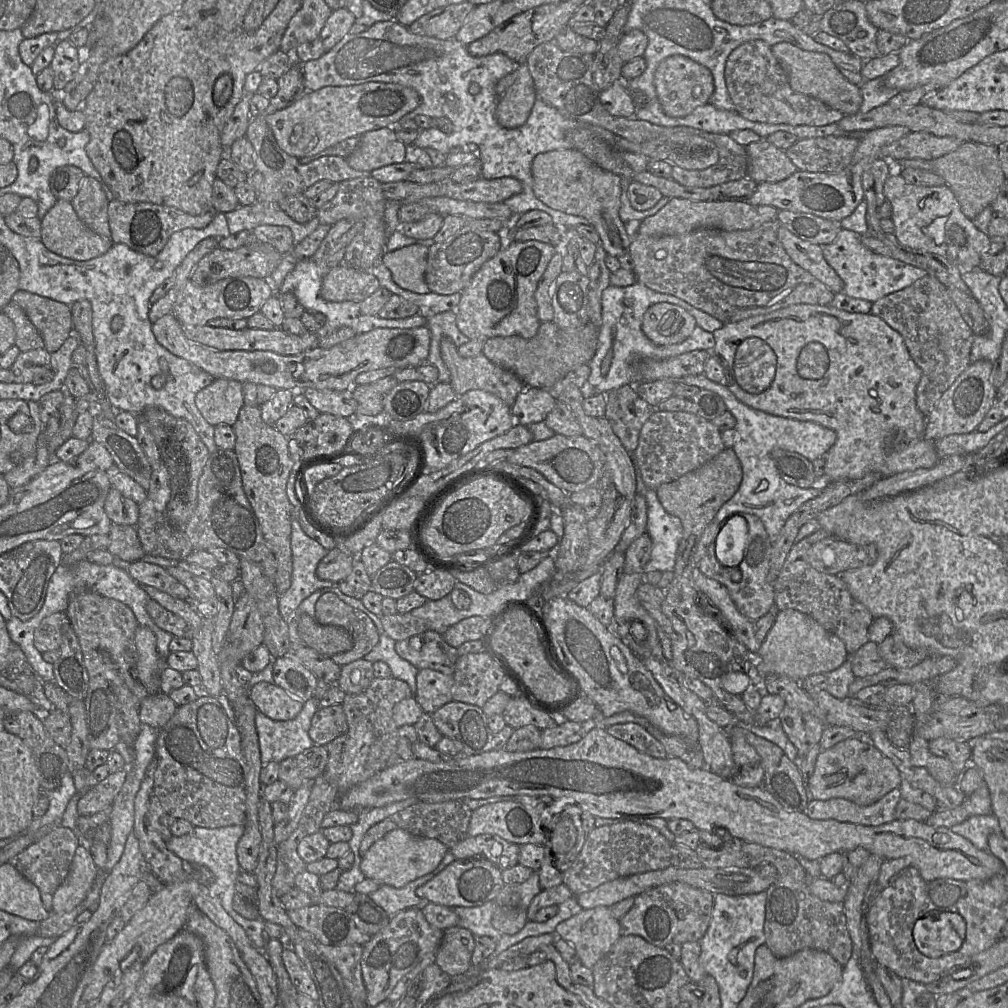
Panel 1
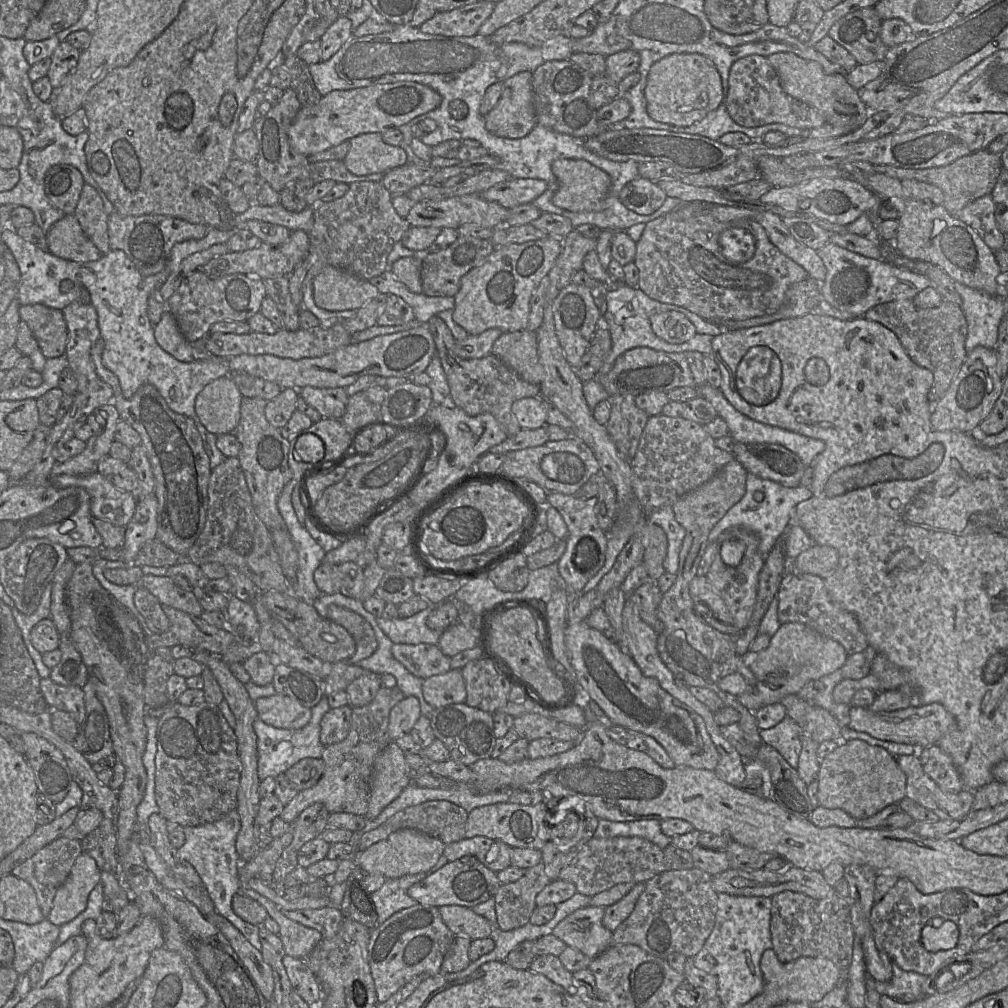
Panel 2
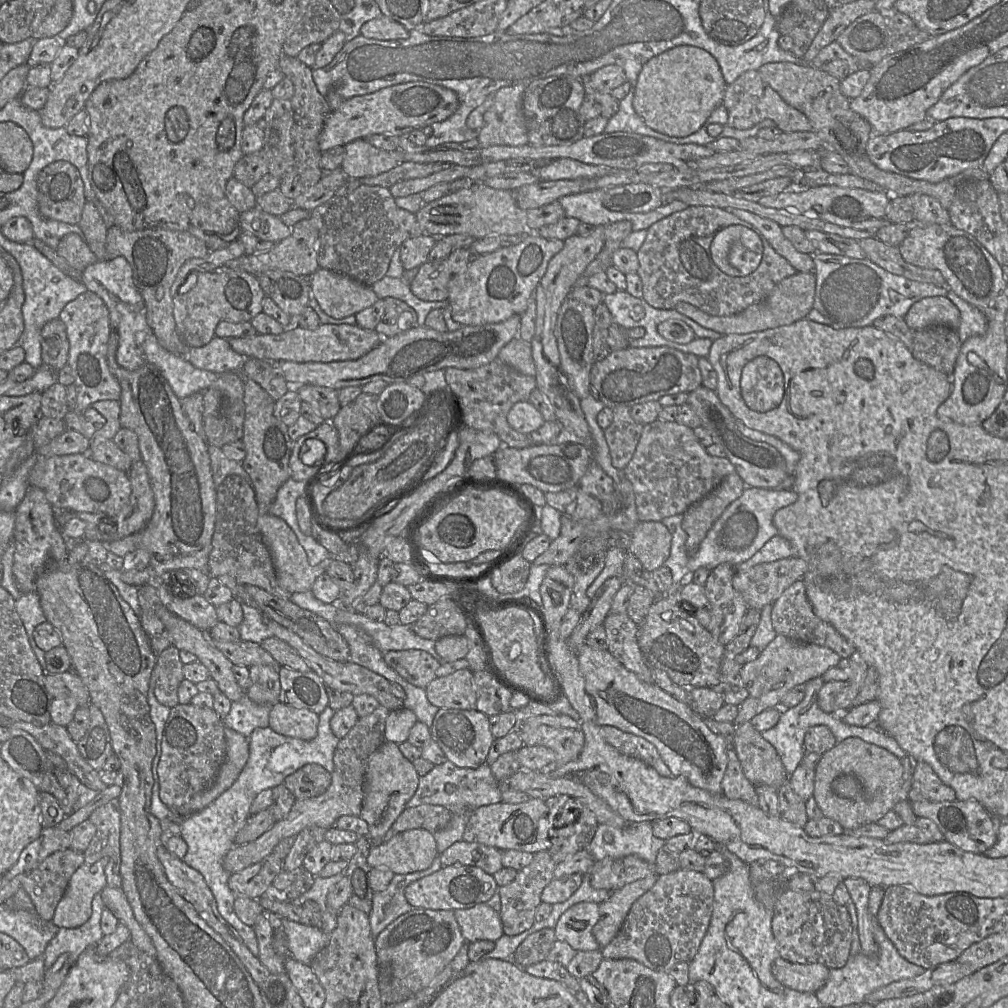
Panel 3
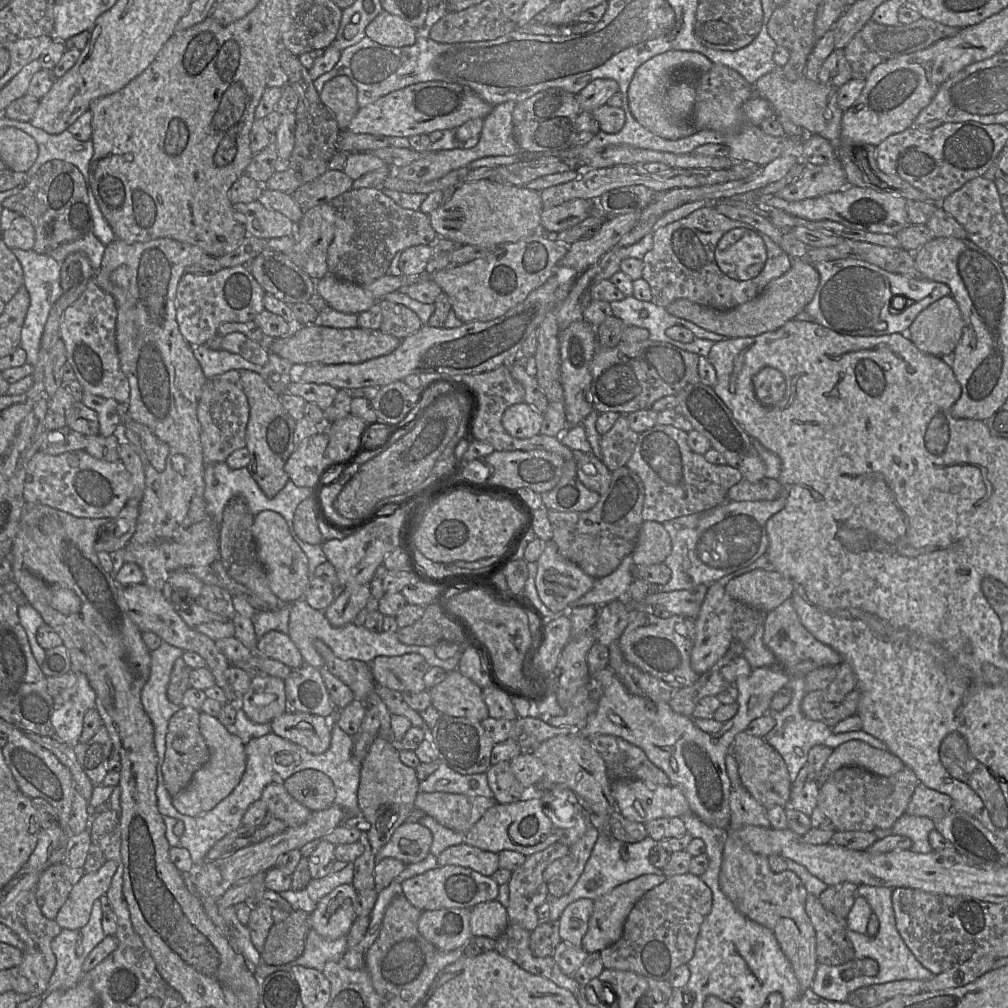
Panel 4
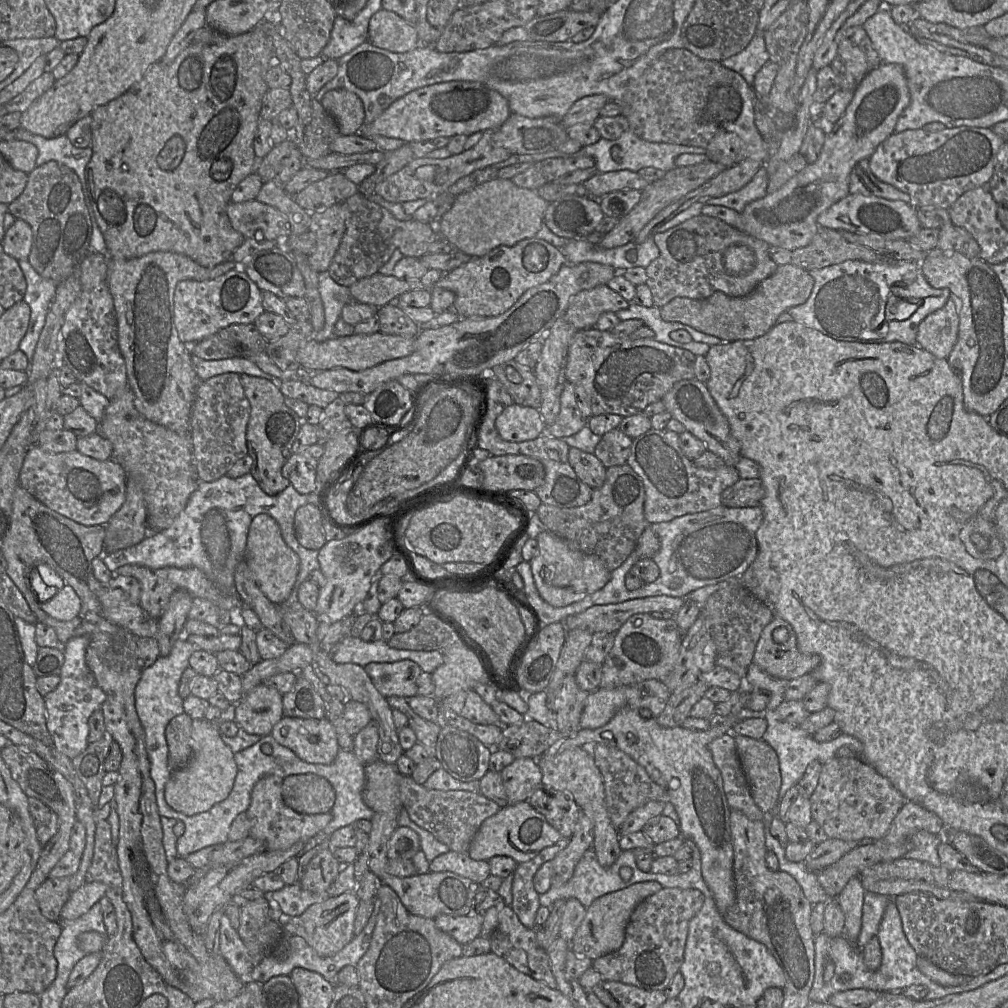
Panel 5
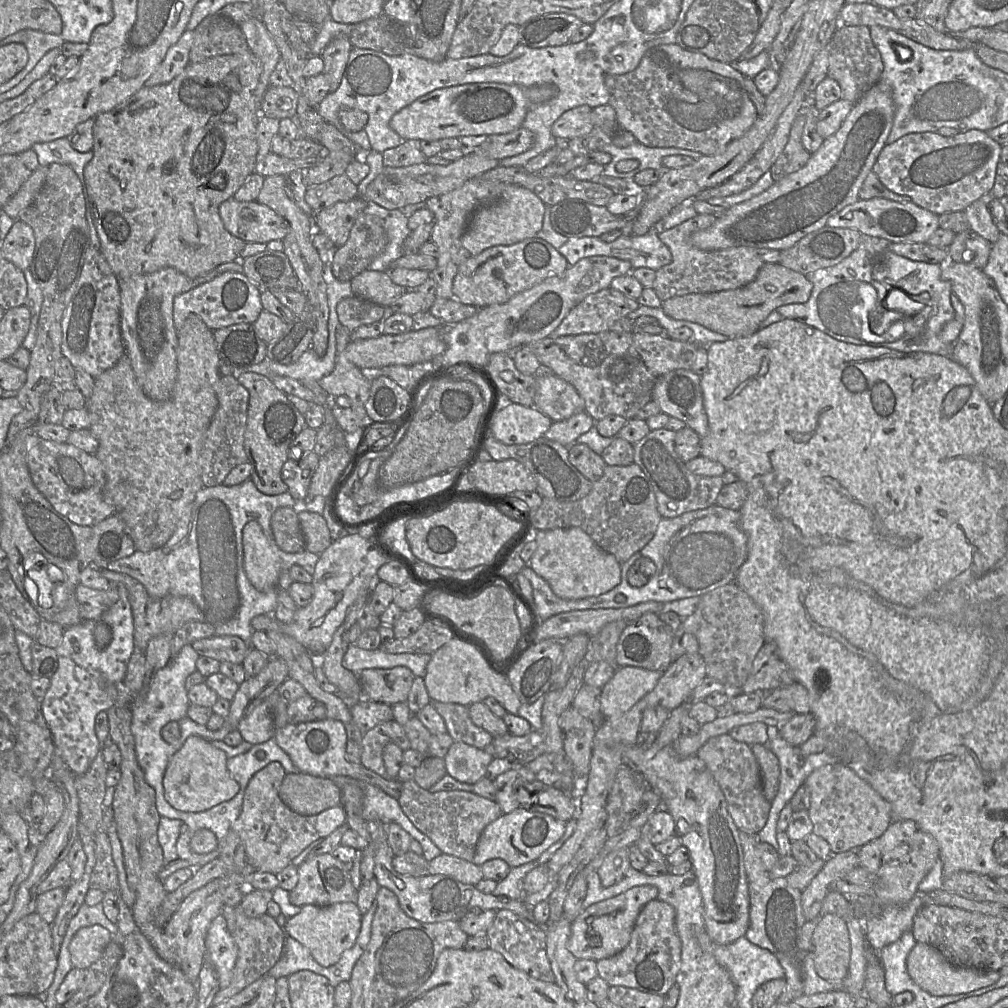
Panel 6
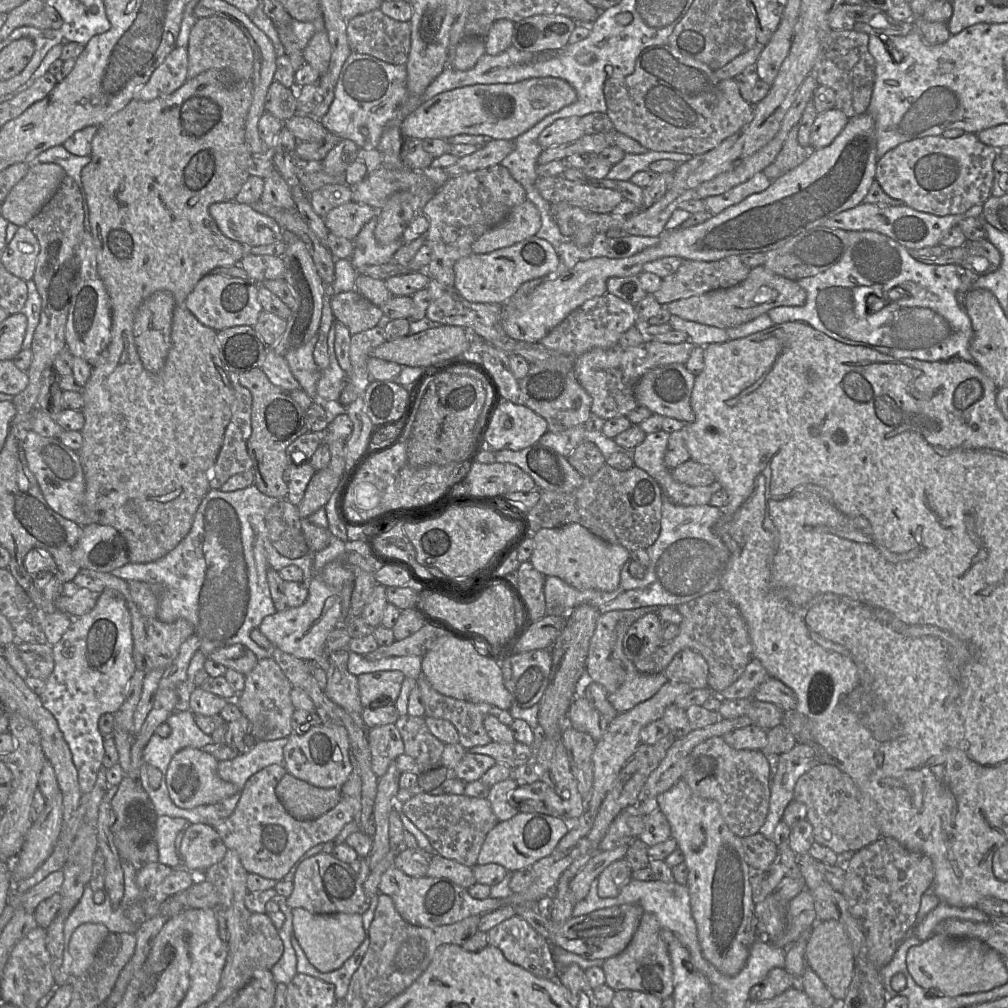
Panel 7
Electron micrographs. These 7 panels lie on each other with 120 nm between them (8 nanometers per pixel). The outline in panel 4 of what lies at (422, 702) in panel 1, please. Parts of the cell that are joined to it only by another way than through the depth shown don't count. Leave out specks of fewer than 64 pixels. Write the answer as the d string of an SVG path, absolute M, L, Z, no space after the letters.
M457 669L428 691L432 706L442 714L478 721L489 717L482 689Z

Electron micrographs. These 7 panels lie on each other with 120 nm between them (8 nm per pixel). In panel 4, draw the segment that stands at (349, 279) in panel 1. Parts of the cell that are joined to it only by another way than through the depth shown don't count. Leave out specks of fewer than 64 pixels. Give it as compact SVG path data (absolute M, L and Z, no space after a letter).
M327 274L316 281L316 291L328 306L347 314L360 314L377 301L363 286Z

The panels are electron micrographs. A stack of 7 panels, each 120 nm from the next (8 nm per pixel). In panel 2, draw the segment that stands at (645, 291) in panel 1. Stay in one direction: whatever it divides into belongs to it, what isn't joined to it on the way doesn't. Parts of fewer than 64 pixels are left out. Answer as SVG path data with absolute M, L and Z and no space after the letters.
M623 285L616 290L607 292L605 299L606 311L602 316L602 325L605 325L610 332L612 347L606 357L601 357L603 359L603 365L599 370L599 374L606 374L620 355L637 347L648 347L668 353L698 351L704 355L712 355L712 342L714 338L712 335L697 333L694 337L684 343L671 344L654 334L650 323L651 316L669 310L678 311L678 305L653 300L638 287L632 288L627 285Z

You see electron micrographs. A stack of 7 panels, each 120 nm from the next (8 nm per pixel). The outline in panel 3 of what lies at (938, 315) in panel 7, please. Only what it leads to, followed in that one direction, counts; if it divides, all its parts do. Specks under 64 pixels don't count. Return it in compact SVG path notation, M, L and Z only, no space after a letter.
M816 253L814 255L816 292L813 308L832 321L831 327L859 328L873 325L874 321L886 315L905 318L910 307L920 299L932 296L947 296L948 288L934 284L909 280L892 274L869 259L855 259L836 254Z

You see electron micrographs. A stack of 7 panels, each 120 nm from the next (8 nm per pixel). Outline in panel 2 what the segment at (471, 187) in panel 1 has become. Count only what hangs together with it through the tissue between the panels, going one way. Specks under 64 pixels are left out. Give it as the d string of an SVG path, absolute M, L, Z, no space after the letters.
M509 179L498 183L479 195L490 202L496 202L502 207L511 208L531 203L543 194L548 184L539 179Z

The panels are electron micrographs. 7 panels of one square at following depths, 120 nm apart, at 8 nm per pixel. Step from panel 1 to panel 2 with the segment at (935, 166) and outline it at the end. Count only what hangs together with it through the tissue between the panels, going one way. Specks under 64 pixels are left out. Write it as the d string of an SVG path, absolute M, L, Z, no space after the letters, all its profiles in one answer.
M988 149L963 156L942 167L927 169L906 169L891 165L874 165L874 167L875 172L897 178L900 181L911 179L937 186L944 195L943 206L952 216L957 215L971 201L991 194L1003 168L1000 155L991 153Z

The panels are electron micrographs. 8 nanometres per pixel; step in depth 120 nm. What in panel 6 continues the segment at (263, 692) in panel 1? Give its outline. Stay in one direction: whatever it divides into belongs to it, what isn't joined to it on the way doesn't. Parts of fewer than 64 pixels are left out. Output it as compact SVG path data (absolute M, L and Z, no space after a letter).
M324 719L287 724L283 728L276 729L274 738L279 747L288 754L293 764L301 773L321 778L348 776L374 785L394 799L398 800L401 795L403 782L400 782L398 779L386 779L367 769L362 764L353 764L346 759L347 735L341 721Z

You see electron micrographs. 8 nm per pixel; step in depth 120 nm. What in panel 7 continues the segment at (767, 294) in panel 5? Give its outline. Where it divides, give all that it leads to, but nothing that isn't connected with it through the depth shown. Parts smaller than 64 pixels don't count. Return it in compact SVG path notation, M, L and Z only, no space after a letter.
M756 266L750 270L741 283L723 289L713 290L702 295L680 299L663 305L672 315L697 323L722 329L747 323L772 308L779 306L803 306L807 295L797 281L779 276L765 266Z

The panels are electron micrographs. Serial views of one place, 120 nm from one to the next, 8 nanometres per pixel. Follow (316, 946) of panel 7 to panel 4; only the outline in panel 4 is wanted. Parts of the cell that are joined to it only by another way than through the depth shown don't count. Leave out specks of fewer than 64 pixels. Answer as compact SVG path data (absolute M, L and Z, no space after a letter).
M343 884L324 896L317 904L316 909L310 914L310 927L320 936L336 940L348 934L356 919L354 904L358 892L351 884Z

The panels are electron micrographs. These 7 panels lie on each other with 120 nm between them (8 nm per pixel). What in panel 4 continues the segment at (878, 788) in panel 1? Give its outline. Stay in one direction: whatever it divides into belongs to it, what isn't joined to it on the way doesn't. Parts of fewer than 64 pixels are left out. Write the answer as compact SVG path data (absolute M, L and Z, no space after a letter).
M849 740L835 748L820 774L816 776L822 784L836 770L844 766L858 766L873 774L889 777L904 768L904 763L888 750L877 749L861 740Z

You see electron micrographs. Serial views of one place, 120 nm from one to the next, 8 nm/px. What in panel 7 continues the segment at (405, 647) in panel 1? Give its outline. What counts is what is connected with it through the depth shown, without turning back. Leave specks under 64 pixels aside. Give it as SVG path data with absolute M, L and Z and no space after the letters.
M377 671L357 676L362 707L373 701L381 706L395 705L400 695L405 675L401 671Z

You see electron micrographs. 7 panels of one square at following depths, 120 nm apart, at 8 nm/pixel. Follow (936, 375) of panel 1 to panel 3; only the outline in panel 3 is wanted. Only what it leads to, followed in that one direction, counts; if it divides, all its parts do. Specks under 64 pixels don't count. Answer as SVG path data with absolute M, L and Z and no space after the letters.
M892 315L876 319L873 325L900 340L920 362L948 376L952 375L962 344L957 330L946 326L913 330L904 318Z

